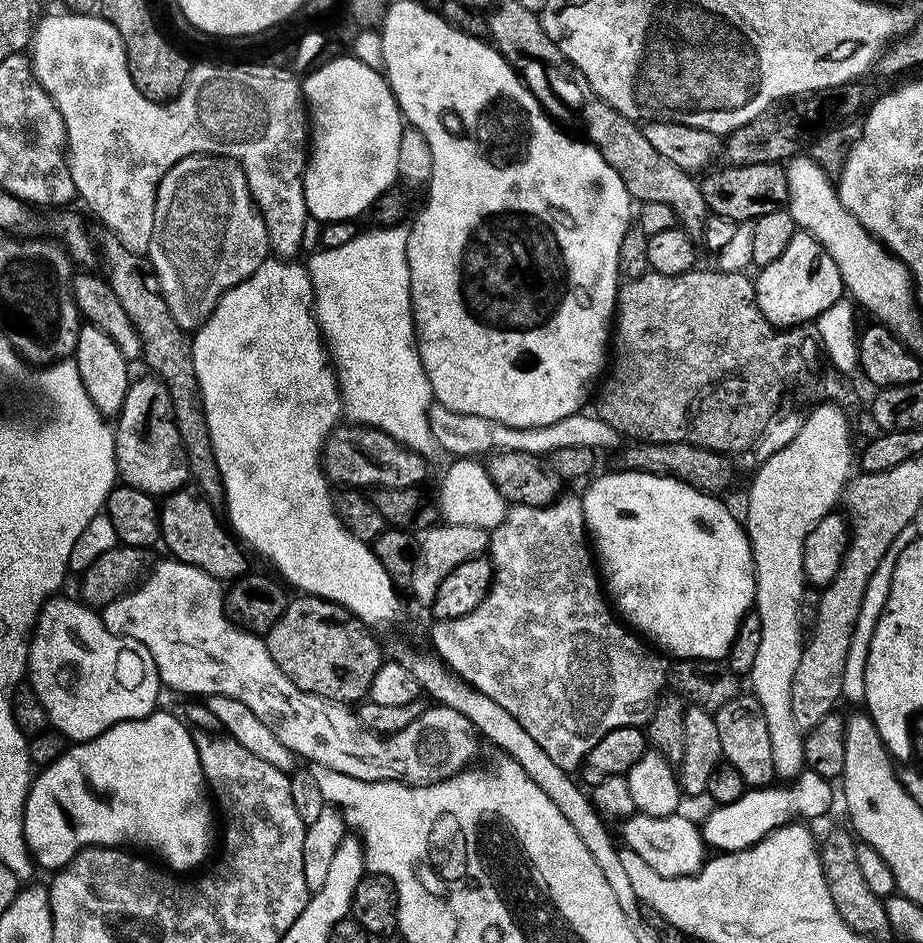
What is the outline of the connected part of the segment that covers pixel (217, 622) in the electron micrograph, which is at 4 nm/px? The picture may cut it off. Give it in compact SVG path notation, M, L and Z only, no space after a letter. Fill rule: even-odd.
M167 559L154 565L152 573L145 580L143 577L135 587L102 610L102 619L110 634L134 638L134 642L142 642L142 646L150 650L150 658L154 658L160 683L165 689L185 692L188 698L238 698L242 706L250 706L250 710L254 710L254 714L258 714L258 718L262 718L262 722L274 730L274 738L289 748L293 757L300 759L301 756L307 762L321 764L324 768L338 770L338 774L366 782L399 780L401 784L413 786L437 784L458 775L471 765L468 763L476 756L478 732L458 710L428 706L424 713L414 718L414 722L410 722L410 726L406 726L406 730L398 730L398 734L393 736L377 736L369 728L362 727L355 711L347 703L327 700L294 686L294 682L282 674L274 658L270 658L267 643L257 633L247 632L245 628L232 623L224 607L226 592L221 581L180 560Z

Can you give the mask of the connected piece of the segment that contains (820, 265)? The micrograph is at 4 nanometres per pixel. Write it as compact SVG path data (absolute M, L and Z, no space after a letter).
M797 230L794 238L790 238L790 246L786 246L786 250L782 250L782 255L776 261L770 262L770 266L759 269L758 275L754 280L756 301L764 317L777 328L807 325L826 310L830 310L830 306L834 306L834 302L845 295L844 283L838 274L838 266L834 266L834 258L826 254L824 247L809 232Z

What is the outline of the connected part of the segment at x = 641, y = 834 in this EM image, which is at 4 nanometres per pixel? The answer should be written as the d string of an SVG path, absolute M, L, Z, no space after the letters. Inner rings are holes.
M633 814L623 821L623 847L634 850L642 862L663 876L694 876L706 863L706 845L701 829L681 814L671 816L645 816Z

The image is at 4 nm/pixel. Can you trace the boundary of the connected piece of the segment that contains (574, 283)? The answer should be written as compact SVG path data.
M481 38L477 44L381 44L381 50L382 75L387 80L388 87L391 88L392 94L396 98L396 104L400 108L403 119L424 135L432 155L432 179L426 188L428 201L425 202L424 209L421 212L419 209L411 221L408 241L406 242L406 258L408 259L408 269L410 270L412 321L416 324L416 347L420 349L420 361L426 370L426 378L432 387L435 403L441 404L444 408L454 410L458 414L474 414L478 418L490 418L494 422L505 424L506 426L514 426L515 428L550 426L550 422L558 422L570 414L581 411L587 405L584 403L587 402L588 395L590 395L590 400L594 392L594 385L601 379L602 373L605 371L606 357L610 352L610 329L614 324L616 293L622 280L620 267L618 266L618 246L622 246L622 238L628 233L628 229L633 223L634 198L626 190L622 178L618 178L616 171L604 161L604 156L598 149L592 147L591 143L585 142L583 139L581 139L582 141L571 140L566 133L559 132L548 121L548 116L540 109L540 104L536 101L535 94L516 77L518 75L517 69L509 64L504 55L497 52L487 39Z

